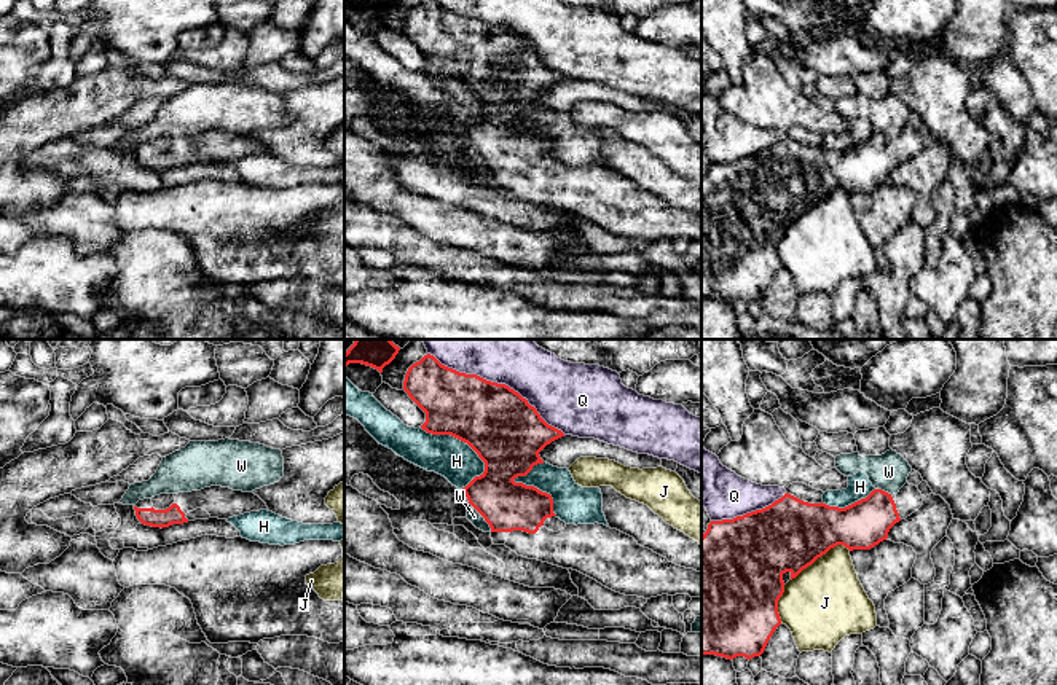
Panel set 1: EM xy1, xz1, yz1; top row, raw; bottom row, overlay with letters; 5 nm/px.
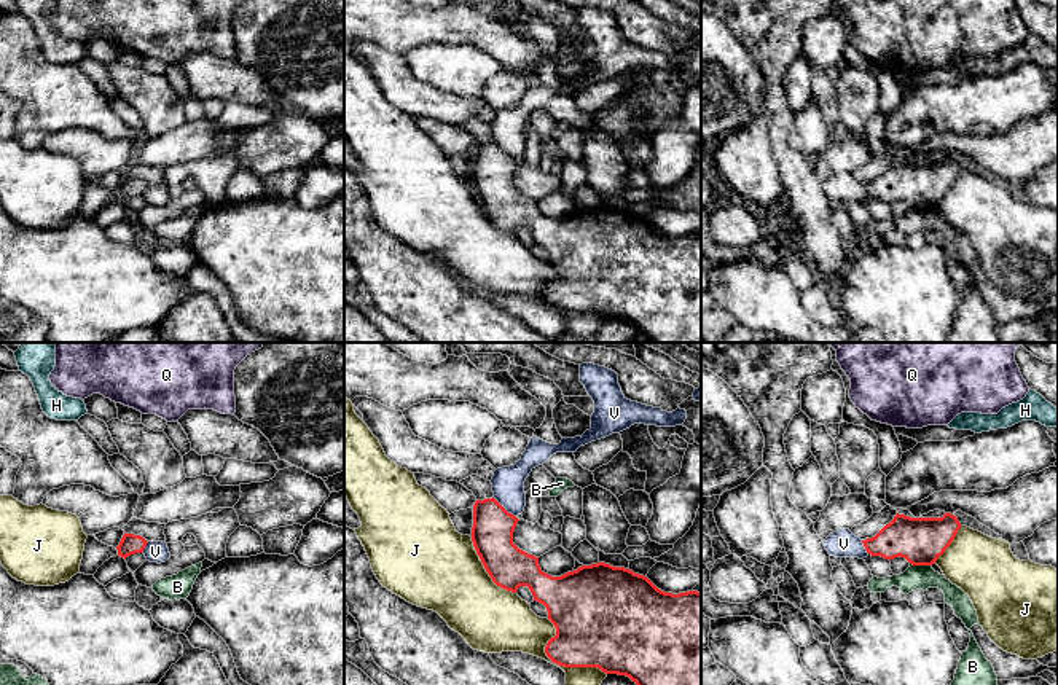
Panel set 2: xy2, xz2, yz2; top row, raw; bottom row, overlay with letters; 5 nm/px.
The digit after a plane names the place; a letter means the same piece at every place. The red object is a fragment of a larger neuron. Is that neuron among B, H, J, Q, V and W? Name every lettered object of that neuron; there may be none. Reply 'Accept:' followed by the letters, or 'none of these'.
Accept: none of these

